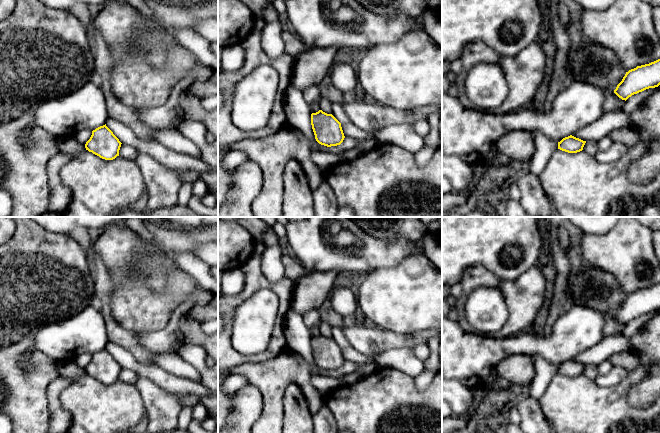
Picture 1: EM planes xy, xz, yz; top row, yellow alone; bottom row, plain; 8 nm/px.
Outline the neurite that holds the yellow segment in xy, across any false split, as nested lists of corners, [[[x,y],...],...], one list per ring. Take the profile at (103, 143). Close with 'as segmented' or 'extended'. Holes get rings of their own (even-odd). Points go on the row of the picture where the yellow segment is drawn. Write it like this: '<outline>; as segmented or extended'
[[[105,124],[92,131],[85,148],[102,159],[113,160],[119,156],[121,144],[119,139]]]; as segmented

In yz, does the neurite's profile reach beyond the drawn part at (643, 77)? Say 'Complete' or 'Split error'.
Complete

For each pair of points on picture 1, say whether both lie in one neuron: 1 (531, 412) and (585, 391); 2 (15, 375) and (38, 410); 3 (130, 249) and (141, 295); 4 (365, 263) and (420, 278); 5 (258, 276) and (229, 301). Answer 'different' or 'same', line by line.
1: different
2: same
3: same
4: different
5: same

